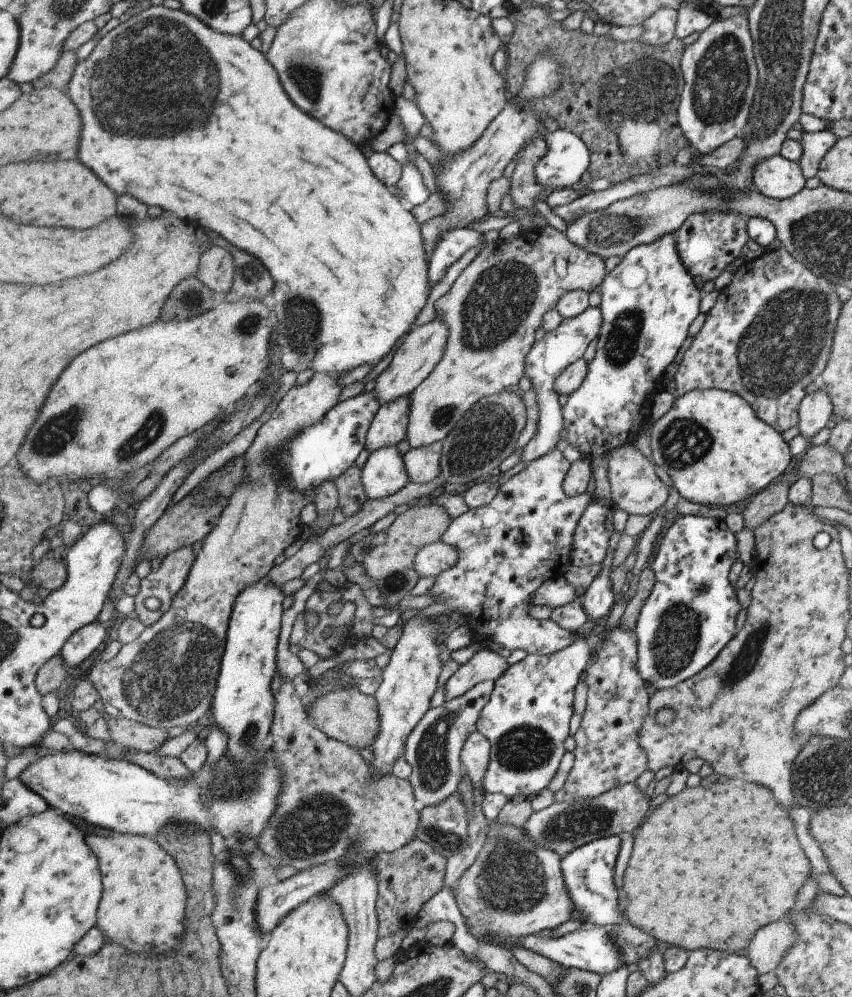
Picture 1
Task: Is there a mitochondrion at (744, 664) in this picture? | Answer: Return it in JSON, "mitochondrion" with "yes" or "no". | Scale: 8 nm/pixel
{"mitochondrion":"yes"}

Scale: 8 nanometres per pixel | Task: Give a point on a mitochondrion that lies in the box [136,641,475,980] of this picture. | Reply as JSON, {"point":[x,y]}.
{"point":[314,823]}

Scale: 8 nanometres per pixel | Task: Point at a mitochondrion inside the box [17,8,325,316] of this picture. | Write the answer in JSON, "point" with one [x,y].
{"point":[136,88]}

